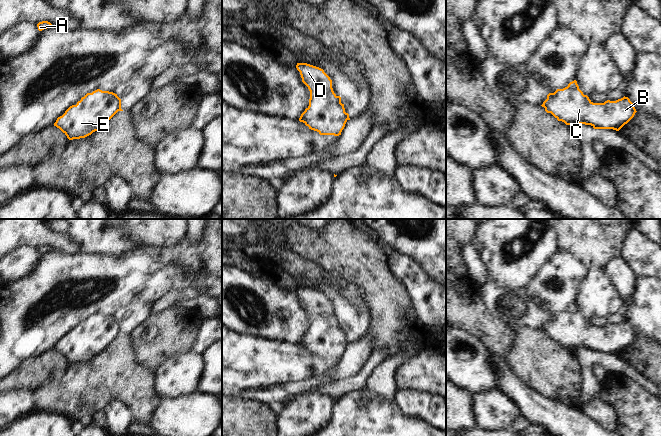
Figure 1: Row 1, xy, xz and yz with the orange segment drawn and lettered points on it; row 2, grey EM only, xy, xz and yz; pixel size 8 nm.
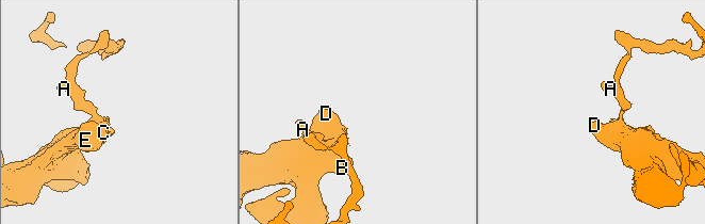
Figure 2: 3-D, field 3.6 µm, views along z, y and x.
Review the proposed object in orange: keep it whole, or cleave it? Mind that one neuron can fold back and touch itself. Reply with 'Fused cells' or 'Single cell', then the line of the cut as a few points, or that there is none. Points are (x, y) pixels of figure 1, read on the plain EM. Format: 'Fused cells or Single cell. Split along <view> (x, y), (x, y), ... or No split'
Fused cells. Split along yz (567, 310), (578, 313).

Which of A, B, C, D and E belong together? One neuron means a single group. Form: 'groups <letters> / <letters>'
groups A / B C D E

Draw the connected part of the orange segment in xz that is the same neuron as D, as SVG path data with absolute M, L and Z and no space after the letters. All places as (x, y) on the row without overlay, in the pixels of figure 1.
M297 287L296 292L310 315L309 330L299 345L320 359L341 359L347 346L346 336L333 315L330 301L323 293L307 287Z

